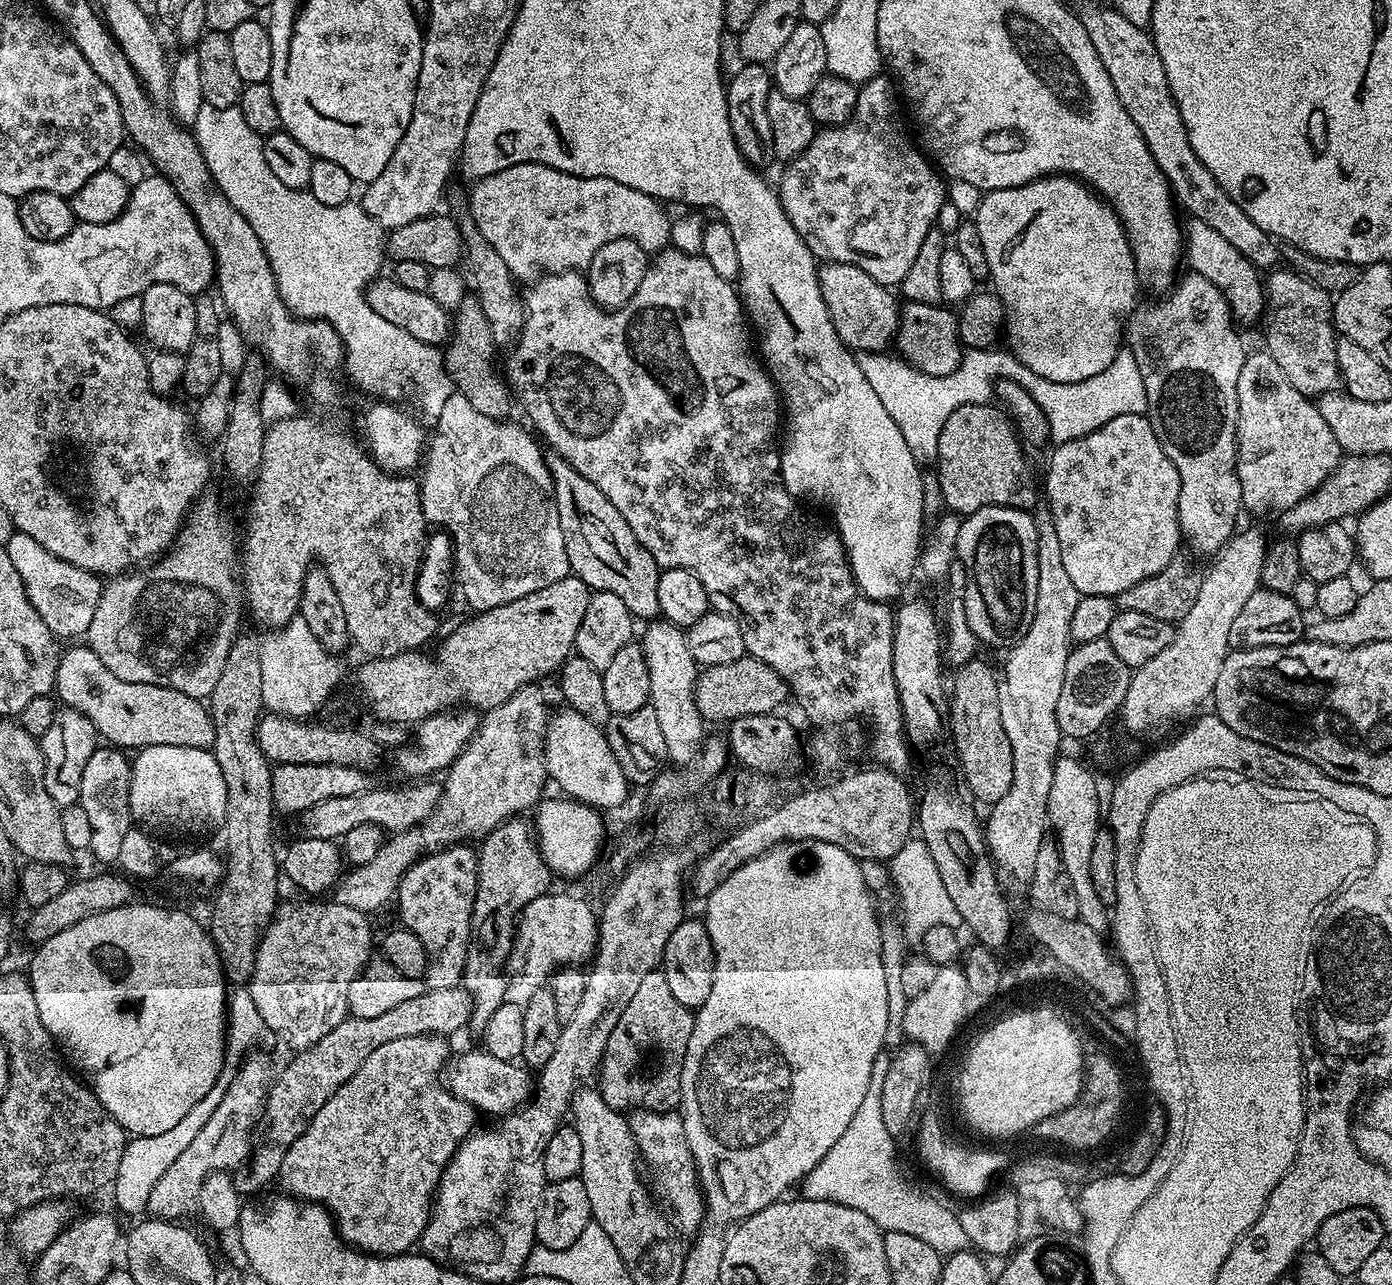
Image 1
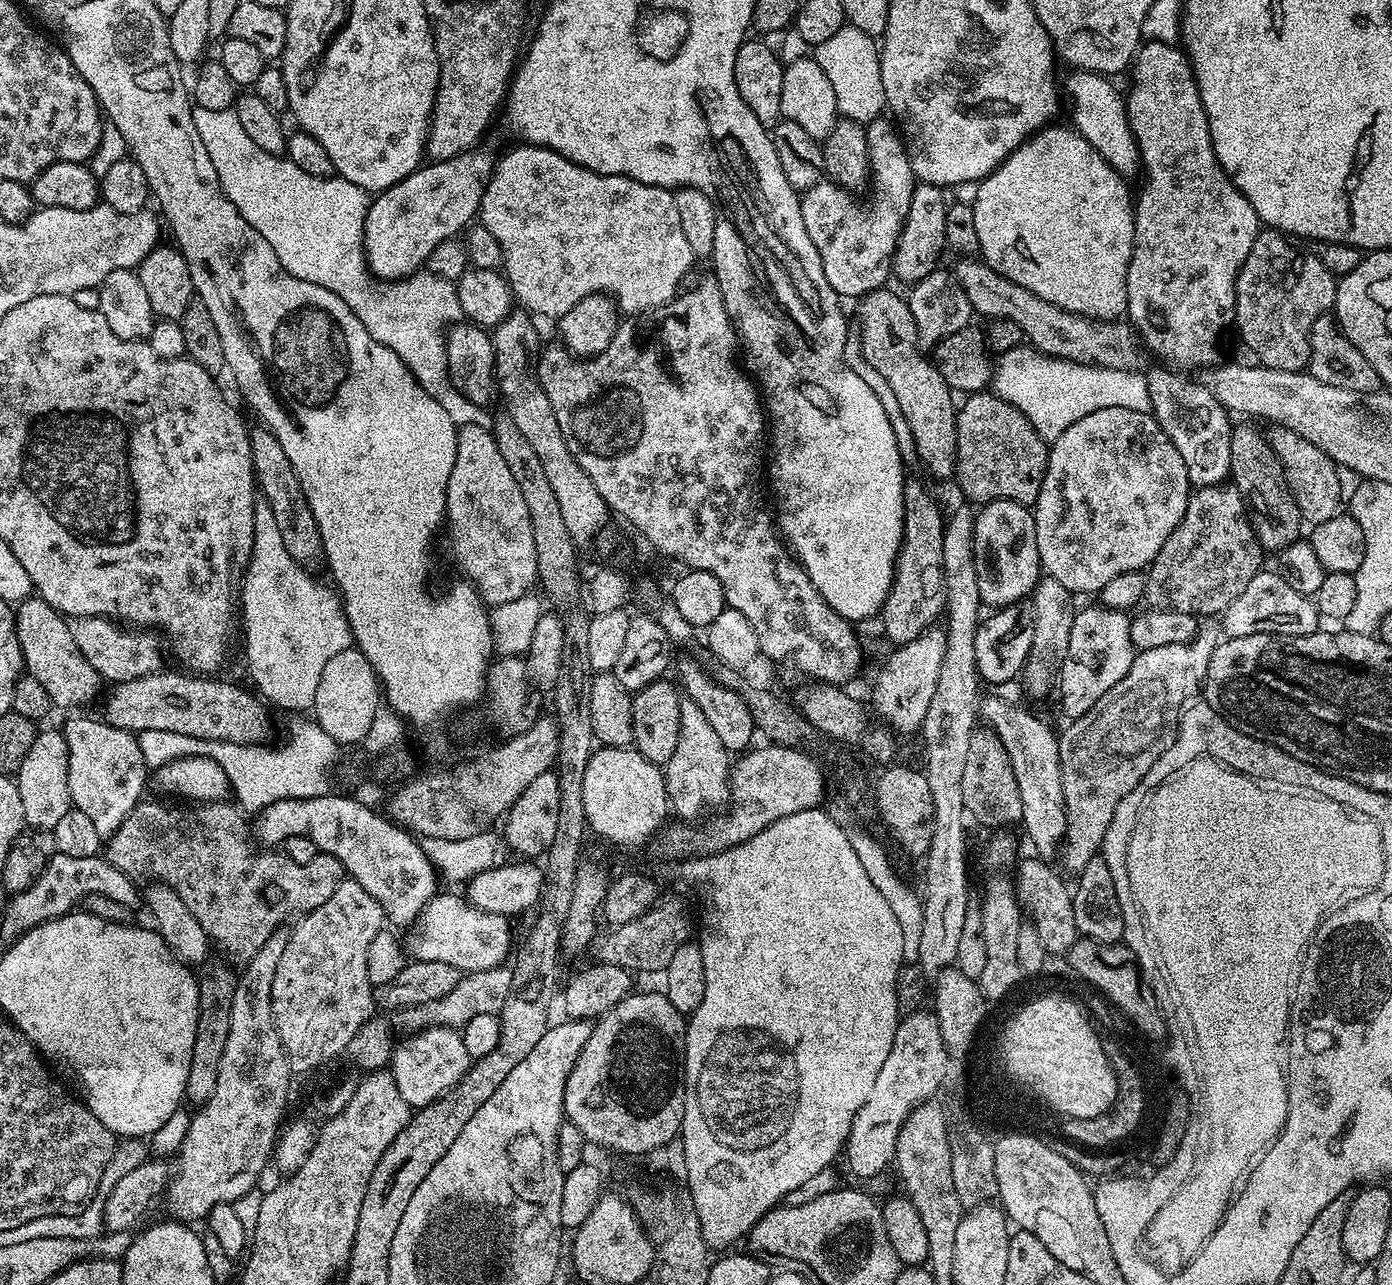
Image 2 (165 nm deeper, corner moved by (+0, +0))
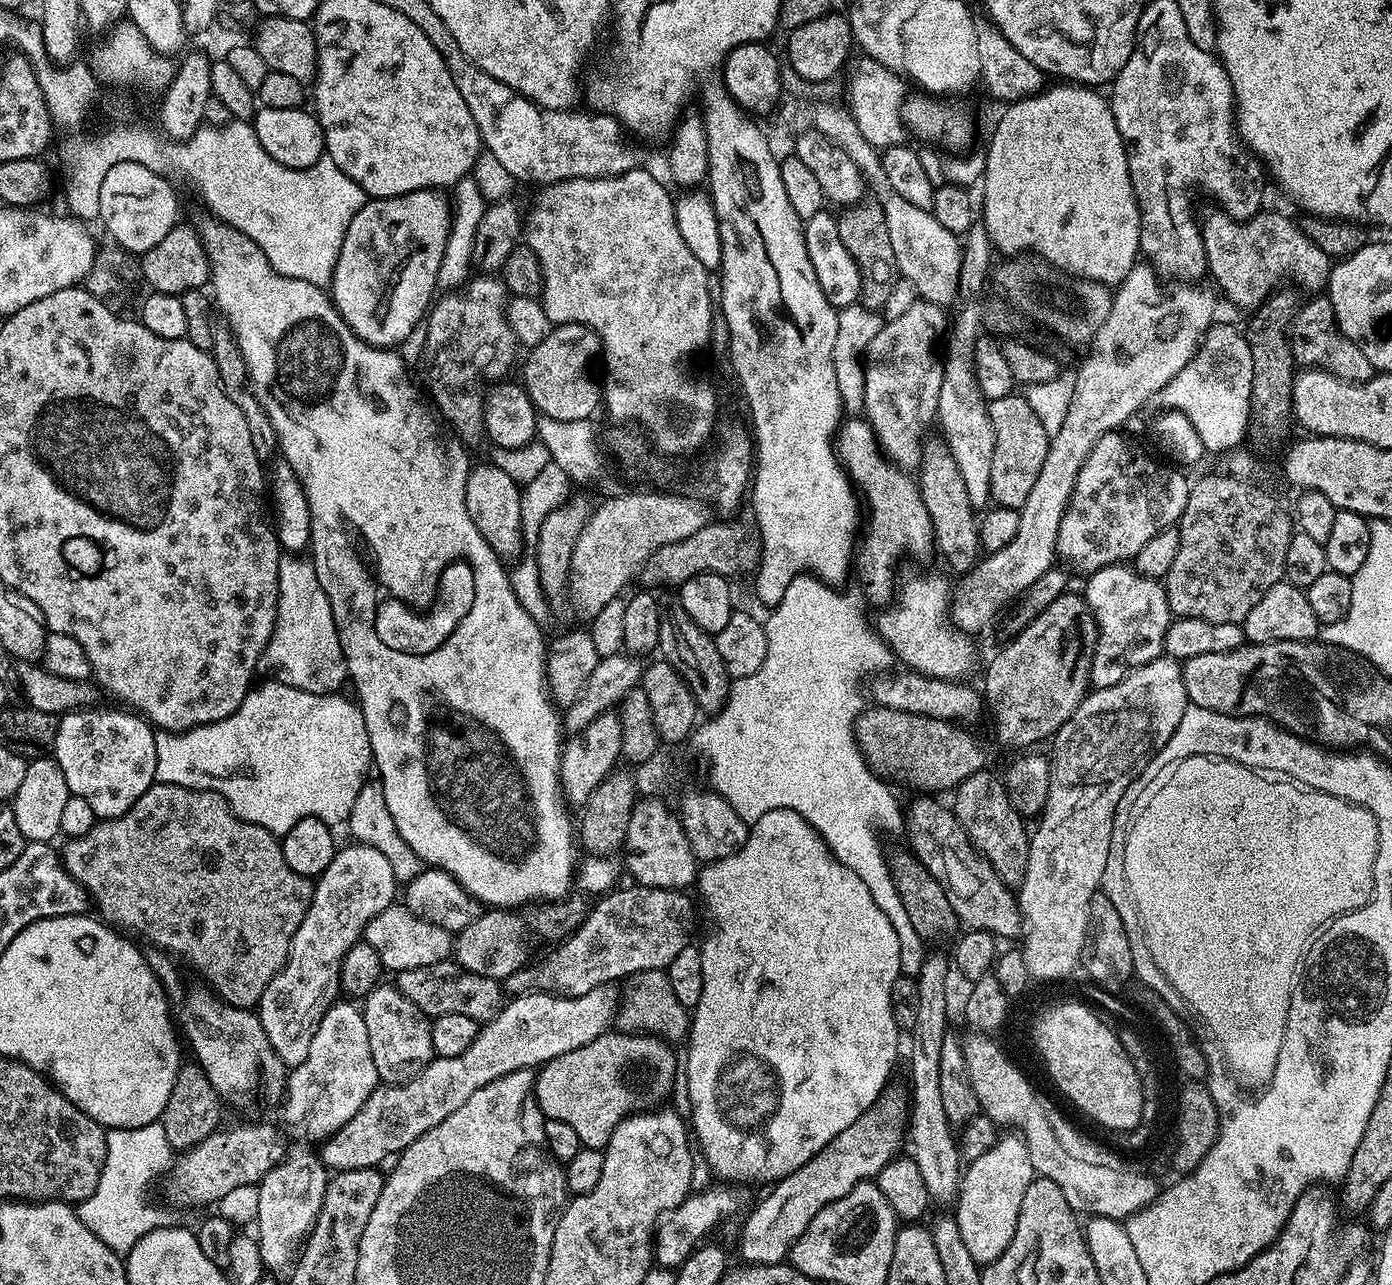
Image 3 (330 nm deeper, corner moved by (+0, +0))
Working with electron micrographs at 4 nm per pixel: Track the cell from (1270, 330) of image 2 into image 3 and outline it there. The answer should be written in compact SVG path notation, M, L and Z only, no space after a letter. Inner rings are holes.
M1213 210L1208 221L1203 221L1200 236L1204 240L1208 272L1216 279L1215 287L1222 296L1224 291L1225 298L1236 308L1259 308L1261 302L1285 282L1291 282L1300 290L1305 288L1308 294L1328 287L1328 275L1332 273L1330 258L1302 234L1295 219L1280 212L1261 210L1249 220L1235 220Z

